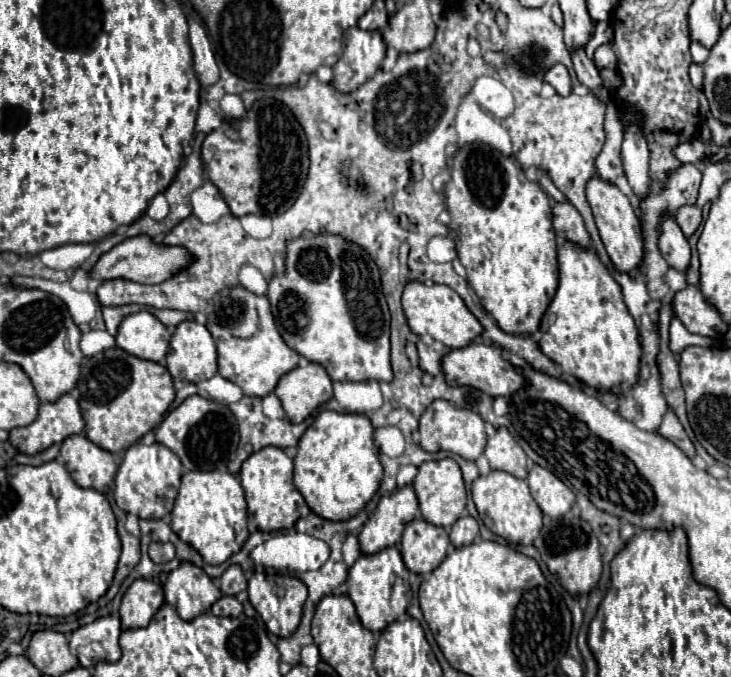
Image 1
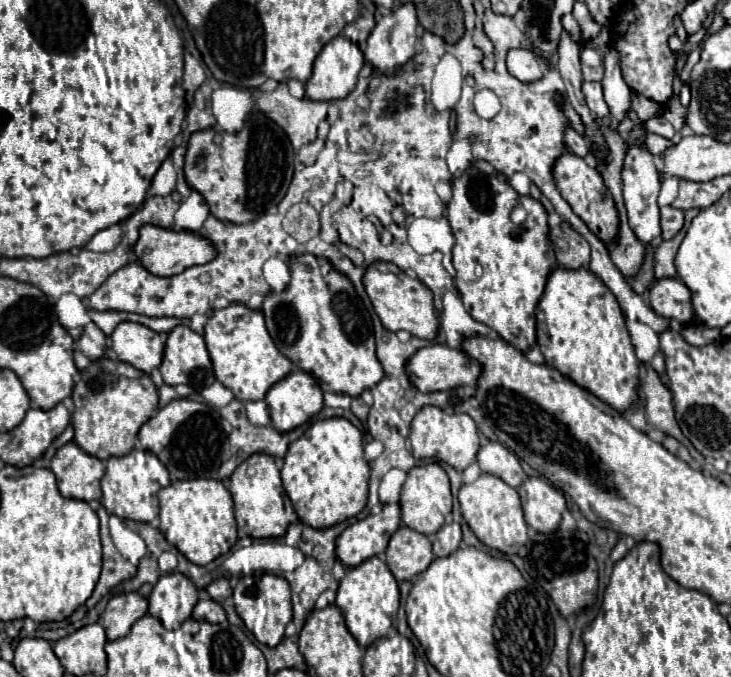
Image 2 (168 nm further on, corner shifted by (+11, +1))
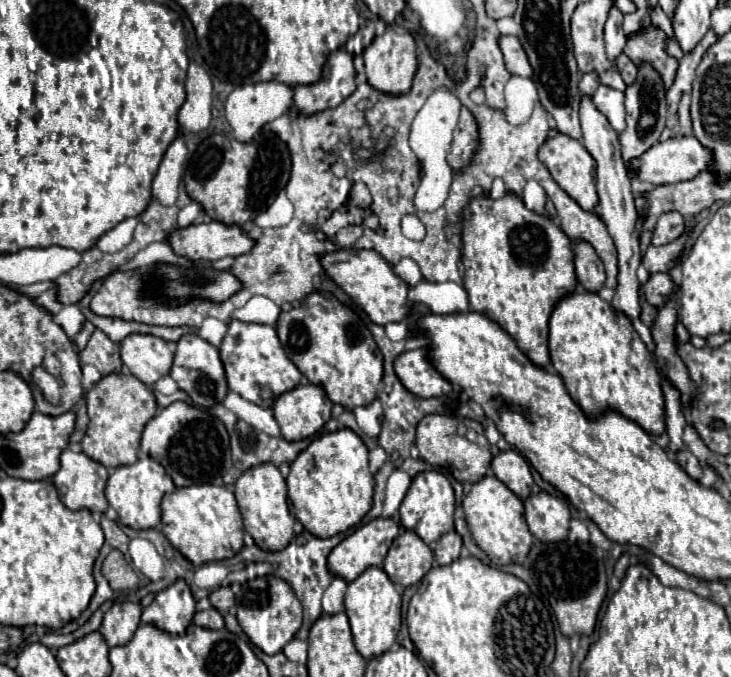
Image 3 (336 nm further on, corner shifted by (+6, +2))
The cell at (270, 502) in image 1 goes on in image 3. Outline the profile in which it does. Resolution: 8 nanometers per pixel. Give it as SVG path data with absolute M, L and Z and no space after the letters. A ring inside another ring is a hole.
M261 463L261 465L247 469L235 483L235 499L237 499L239 511L243 515L245 531L255 539L255 543L261 549L281 551L289 545L289 541L295 535L295 531L293 531L295 517L289 509L285 479L273 463Z

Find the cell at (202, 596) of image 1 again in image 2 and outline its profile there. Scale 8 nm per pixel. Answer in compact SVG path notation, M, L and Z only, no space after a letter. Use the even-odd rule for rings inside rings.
M162 574L148 598L148 614L158 618L164 628L180 628L190 618L196 602L198 590L184 574Z

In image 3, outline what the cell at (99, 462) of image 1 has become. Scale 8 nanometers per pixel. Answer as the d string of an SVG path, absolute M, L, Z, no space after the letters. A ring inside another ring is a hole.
M65 449L61 453L61 467L53 475L53 483L61 495L61 501L69 509L89 509L91 513L103 513L109 507L103 493L107 477L107 467L93 461L83 451L75 453Z

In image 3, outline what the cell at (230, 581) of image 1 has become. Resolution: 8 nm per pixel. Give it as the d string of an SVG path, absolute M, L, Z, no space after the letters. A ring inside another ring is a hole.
M219 587L219 589L215 589L215 591L209 595L209 601L211 601L211 605L213 605L215 609L227 611L227 609L233 607L235 595L233 595L231 587Z

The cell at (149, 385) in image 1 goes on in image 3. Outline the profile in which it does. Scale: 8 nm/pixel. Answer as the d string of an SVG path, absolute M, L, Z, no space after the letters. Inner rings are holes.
M109 373L85 393L85 399L89 409L89 427L81 441L83 453L105 467L135 463L143 427L157 413L157 399L153 391L131 373Z

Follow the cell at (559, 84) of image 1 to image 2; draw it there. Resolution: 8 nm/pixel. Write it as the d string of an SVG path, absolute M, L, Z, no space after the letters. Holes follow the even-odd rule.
M524 48L508 50L506 66L508 66L508 72L514 78L518 78L520 82L526 82L526 84L542 78L540 62L538 62L538 58L530 50L524 50Z

